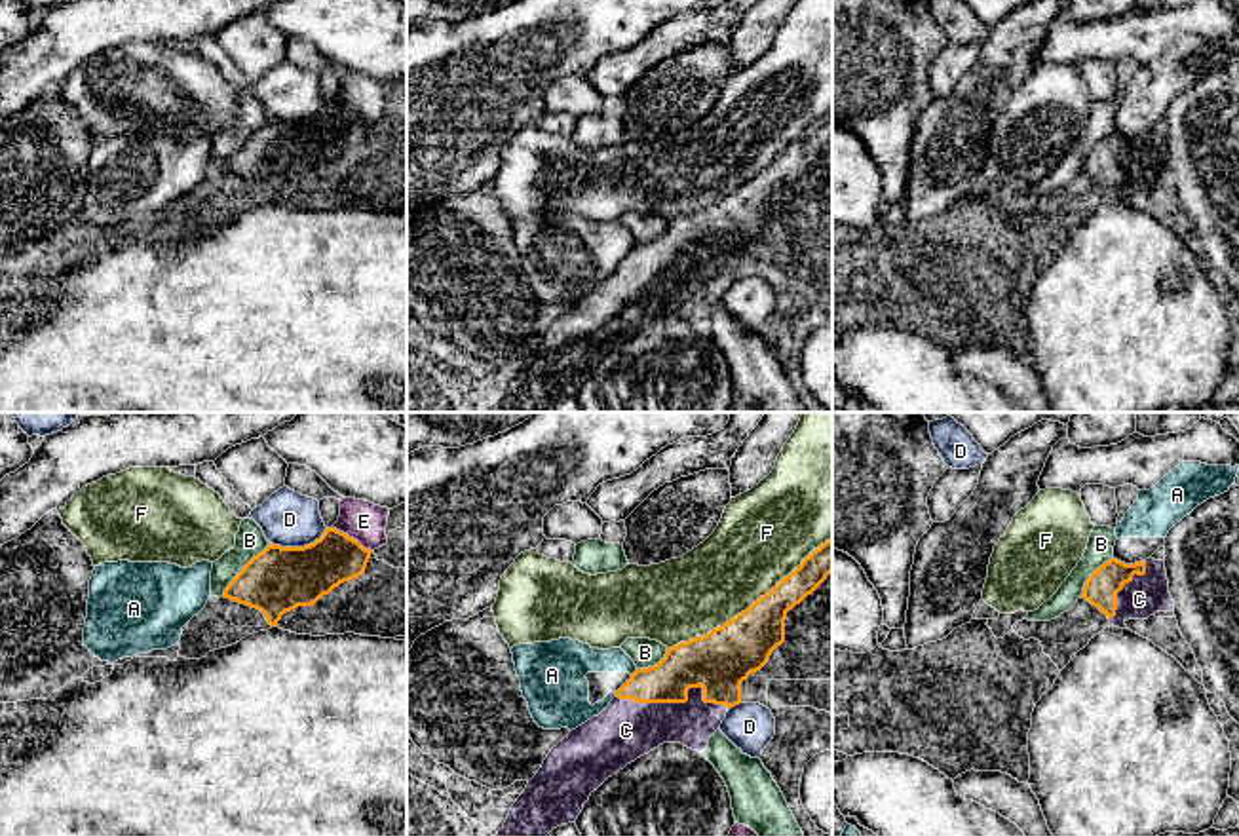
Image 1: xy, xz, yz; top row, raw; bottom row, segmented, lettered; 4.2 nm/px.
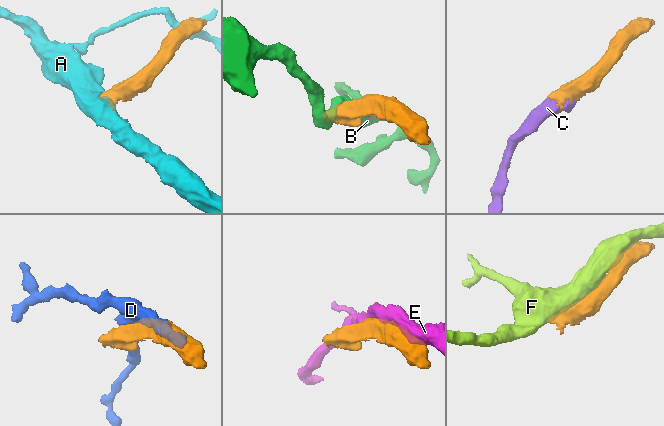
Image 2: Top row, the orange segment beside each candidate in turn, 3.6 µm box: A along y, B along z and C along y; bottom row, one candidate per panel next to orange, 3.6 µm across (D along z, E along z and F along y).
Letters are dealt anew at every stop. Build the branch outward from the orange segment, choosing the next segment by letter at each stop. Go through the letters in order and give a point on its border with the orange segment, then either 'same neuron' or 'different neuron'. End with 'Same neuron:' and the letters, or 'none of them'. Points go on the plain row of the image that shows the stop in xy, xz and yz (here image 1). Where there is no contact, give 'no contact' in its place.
A: meets orange in xz at (633, 247); different neuron
B: meets orange in xy at (244, 143); different neuron
C: meets orange in xz at (681, 276); same neuron
D: meets orange in xy at (299, 122); different neuron
E: meets orange in xy at (352, 113); different neuron
F: meets orange in xz at (730, 194); different neuron
Same neuron: C

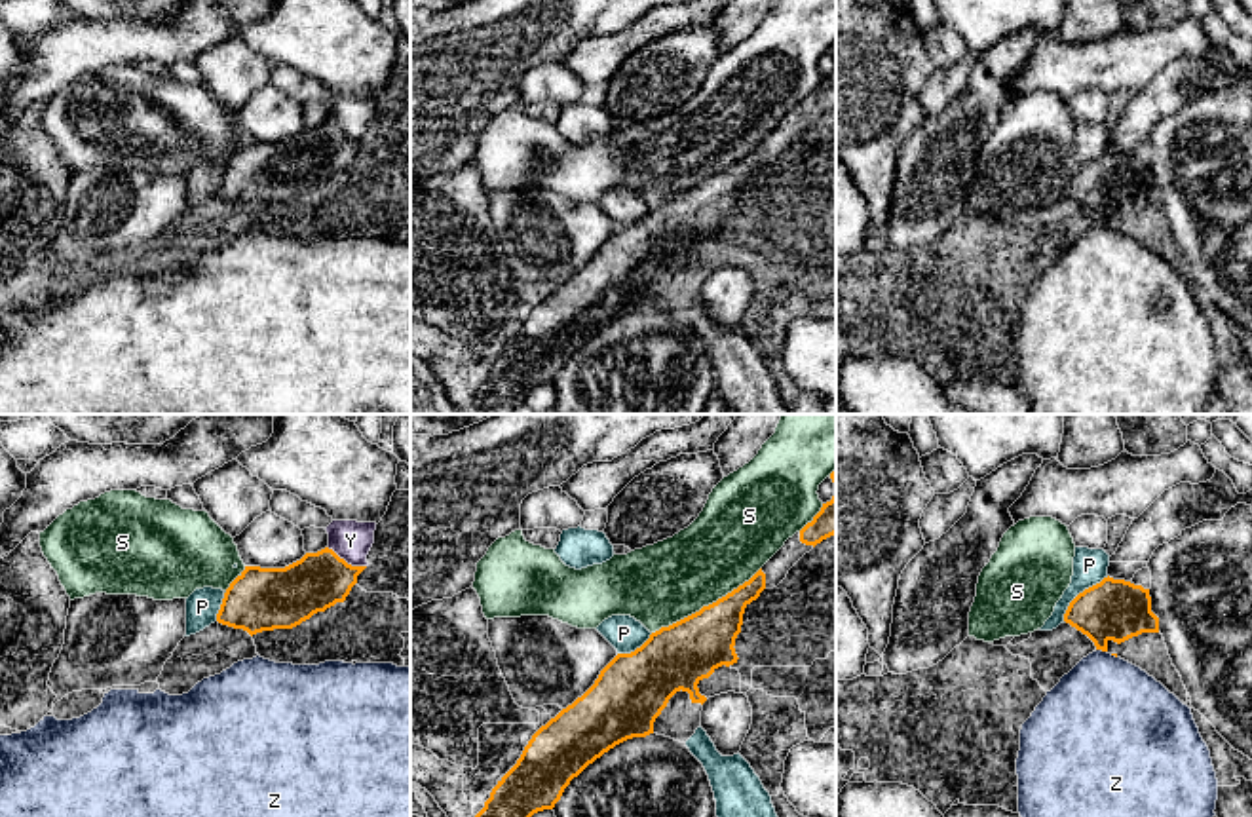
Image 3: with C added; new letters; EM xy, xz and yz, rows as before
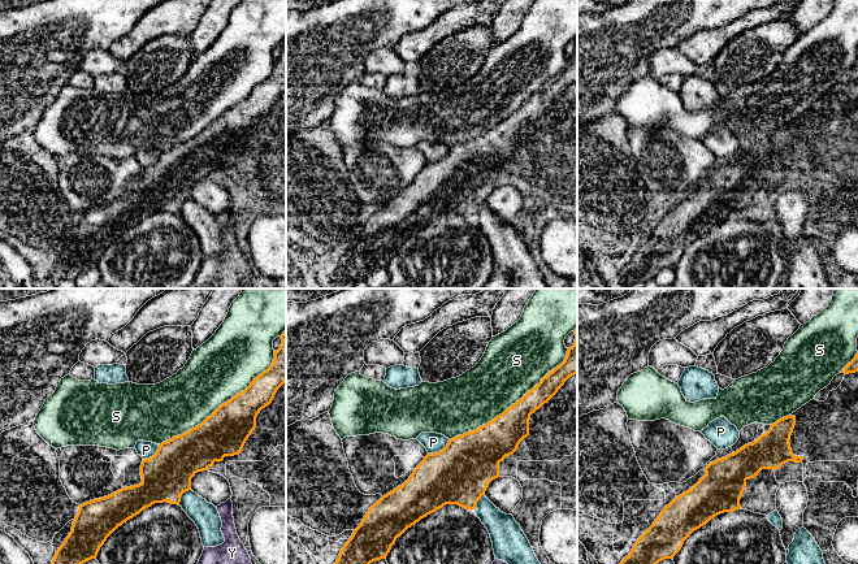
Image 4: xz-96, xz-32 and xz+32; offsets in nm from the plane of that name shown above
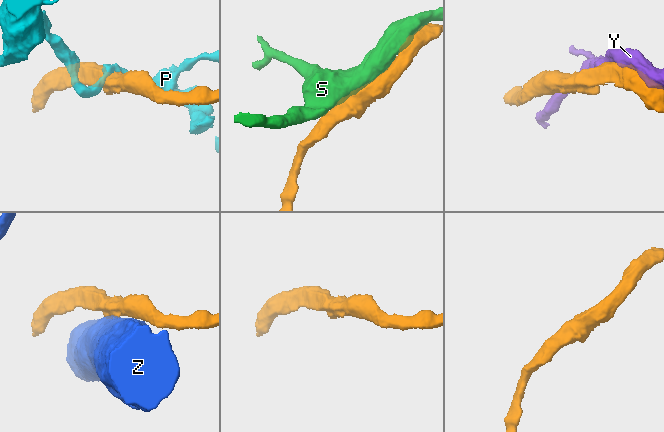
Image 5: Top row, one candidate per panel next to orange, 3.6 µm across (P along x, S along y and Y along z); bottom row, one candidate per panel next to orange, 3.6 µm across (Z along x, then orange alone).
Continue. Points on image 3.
P: meets orange in yz at (1080, 168); different neuron
S: meets orange in xz at (705, 181); different neuron
Y: meets orange in xy at (344, 135); different neuron
Z: meets orange in yz at (1102, 225); different neuron
Same neuron: none of them

